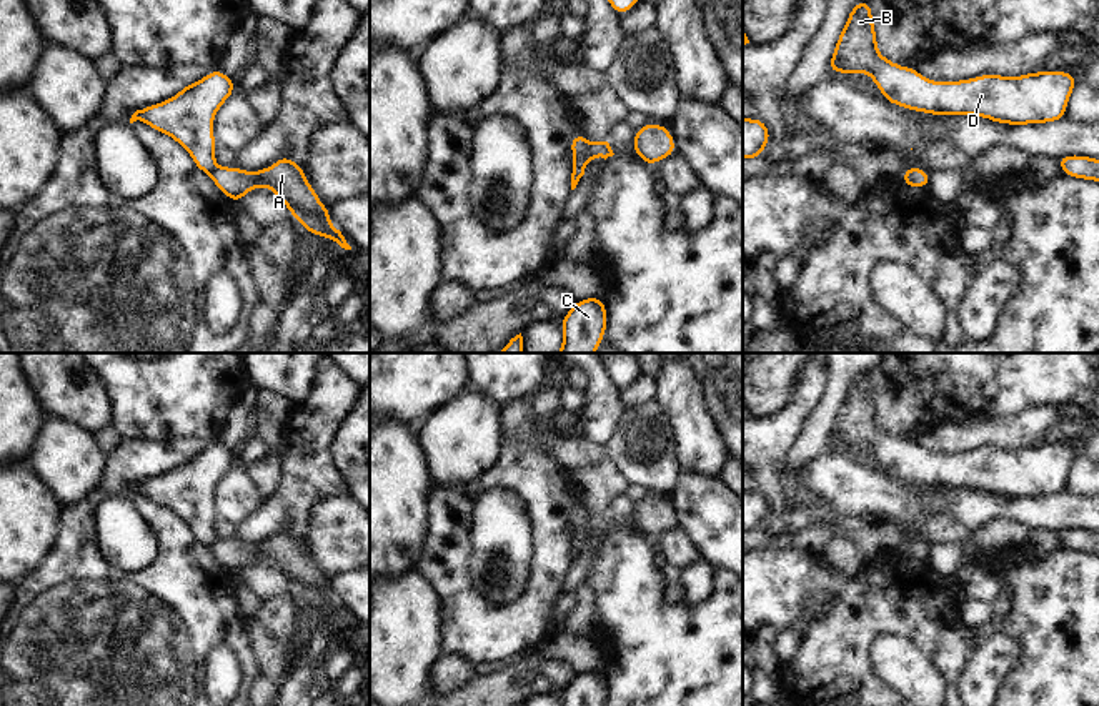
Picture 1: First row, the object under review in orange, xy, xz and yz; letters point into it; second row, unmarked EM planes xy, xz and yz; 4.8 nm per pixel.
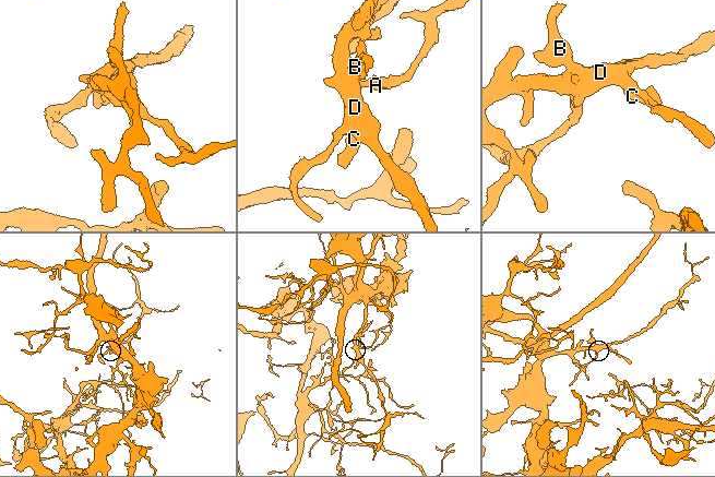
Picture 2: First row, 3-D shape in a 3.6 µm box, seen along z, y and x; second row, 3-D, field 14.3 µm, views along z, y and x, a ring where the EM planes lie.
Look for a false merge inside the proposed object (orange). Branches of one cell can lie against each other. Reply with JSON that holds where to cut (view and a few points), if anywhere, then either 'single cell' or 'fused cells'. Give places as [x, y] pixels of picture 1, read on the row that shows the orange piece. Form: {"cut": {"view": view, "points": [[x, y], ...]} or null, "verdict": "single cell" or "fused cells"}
{"cut": {"view": "xz", "points": [[590, 144], [588, 159]]}, "verdict": "fused cells"}

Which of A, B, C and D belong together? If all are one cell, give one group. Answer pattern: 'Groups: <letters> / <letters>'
Groups: A / B C D

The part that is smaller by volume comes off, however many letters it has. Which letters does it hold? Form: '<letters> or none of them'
A

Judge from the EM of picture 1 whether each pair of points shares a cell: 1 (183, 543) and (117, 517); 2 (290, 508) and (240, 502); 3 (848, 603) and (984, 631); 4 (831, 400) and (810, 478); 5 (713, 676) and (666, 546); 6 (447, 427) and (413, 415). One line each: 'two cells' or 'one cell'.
1: one cell
2: two cells
3: two cells
4: two cells
5: two cells
6: two cells

